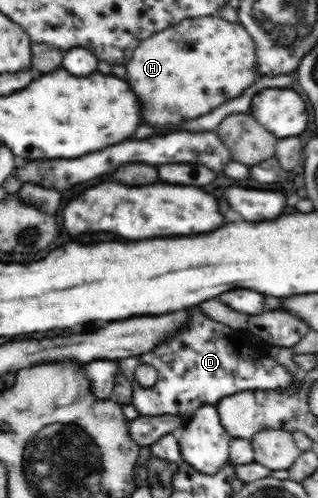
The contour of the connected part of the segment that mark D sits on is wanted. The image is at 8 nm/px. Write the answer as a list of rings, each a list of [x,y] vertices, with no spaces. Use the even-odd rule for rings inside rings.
[[[195,309],[183,327],[165,341],[157,343],[152,353],[116,360],[119,363],[119,373],[131,382],[131,404],[139,416],[179,415],[183,416],[184,425],[187,425],[201,406],[216,406],[221,398],[228,395],[247,390],[284,390],[291,385],[294,376],[276,360],[265,357],[263,361],[243,361],[241,351],[233,349],[233,343],[225,335],[225,326],[207,316],[201,309]],[[145,364],[157,370],[154,386],[141,386],[135,380],[135,369]]]

